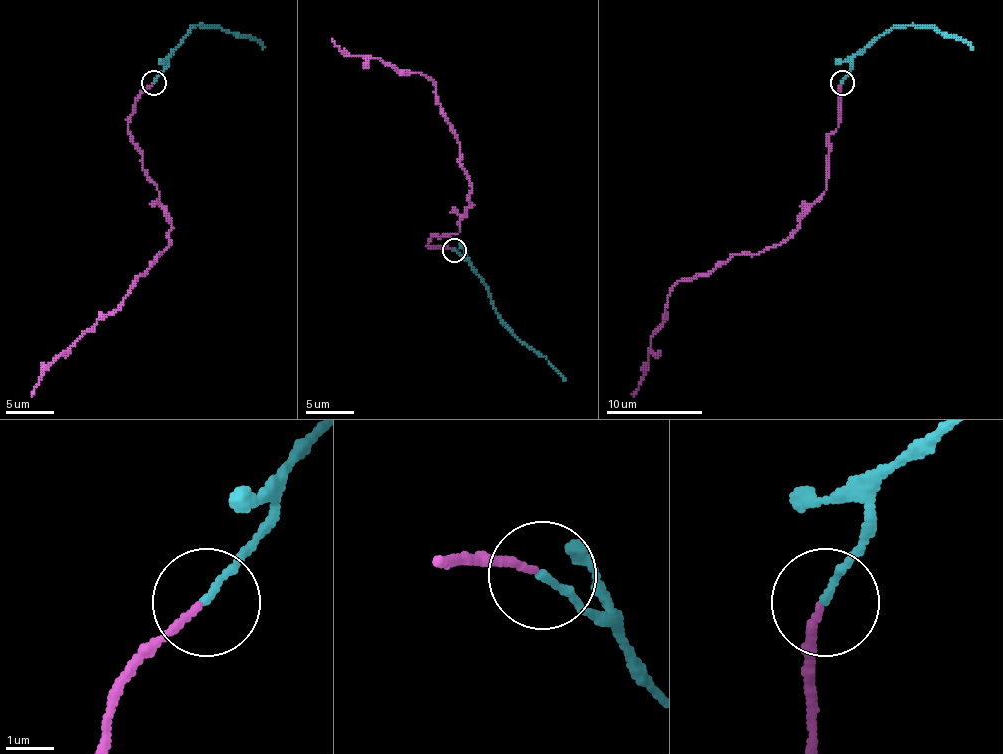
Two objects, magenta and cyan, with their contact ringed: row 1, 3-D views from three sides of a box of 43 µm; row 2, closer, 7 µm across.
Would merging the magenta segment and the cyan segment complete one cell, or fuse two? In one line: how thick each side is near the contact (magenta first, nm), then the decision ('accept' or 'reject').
calibres 130 and 140 nm; accept

